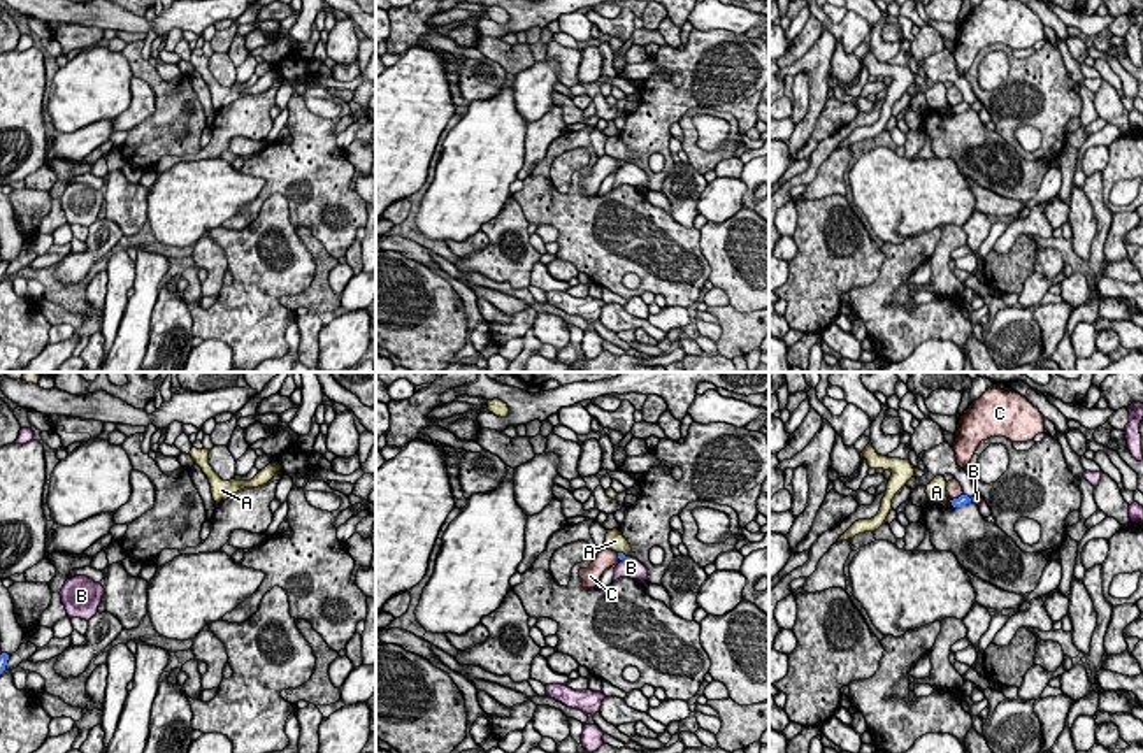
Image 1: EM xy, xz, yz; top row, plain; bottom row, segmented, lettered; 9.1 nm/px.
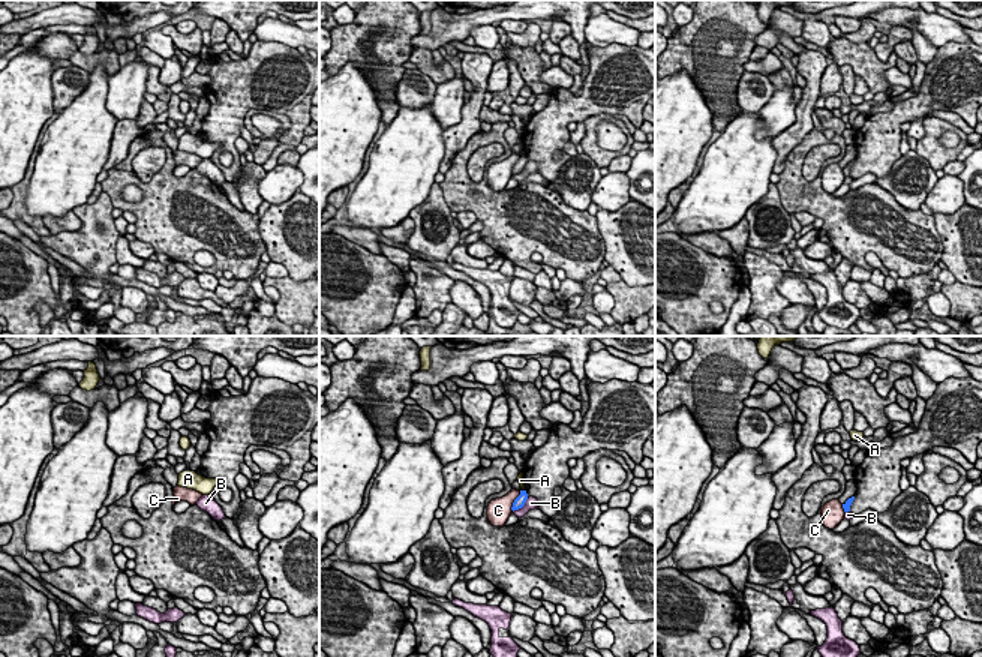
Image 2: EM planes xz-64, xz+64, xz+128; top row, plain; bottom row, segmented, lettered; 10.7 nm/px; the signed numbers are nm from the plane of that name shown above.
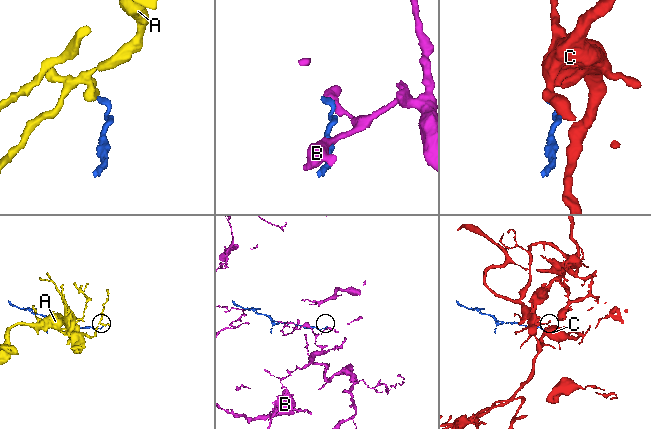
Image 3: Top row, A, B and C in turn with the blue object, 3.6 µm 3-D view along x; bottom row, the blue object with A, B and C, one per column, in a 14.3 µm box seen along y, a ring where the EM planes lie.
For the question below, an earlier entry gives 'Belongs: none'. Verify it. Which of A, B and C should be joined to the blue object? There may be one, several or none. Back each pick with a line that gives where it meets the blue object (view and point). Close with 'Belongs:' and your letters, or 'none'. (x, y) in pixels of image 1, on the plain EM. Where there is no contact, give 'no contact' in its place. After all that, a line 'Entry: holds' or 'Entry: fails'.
Belongs: none
Entry: holds

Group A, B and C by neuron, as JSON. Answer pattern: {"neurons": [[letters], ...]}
{"neurons": [["A"], ["B"], ["C"]]}

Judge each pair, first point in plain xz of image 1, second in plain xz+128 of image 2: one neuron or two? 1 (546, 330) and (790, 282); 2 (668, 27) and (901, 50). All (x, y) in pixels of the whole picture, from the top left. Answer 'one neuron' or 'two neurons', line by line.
1: one neuron
2: one neuron

